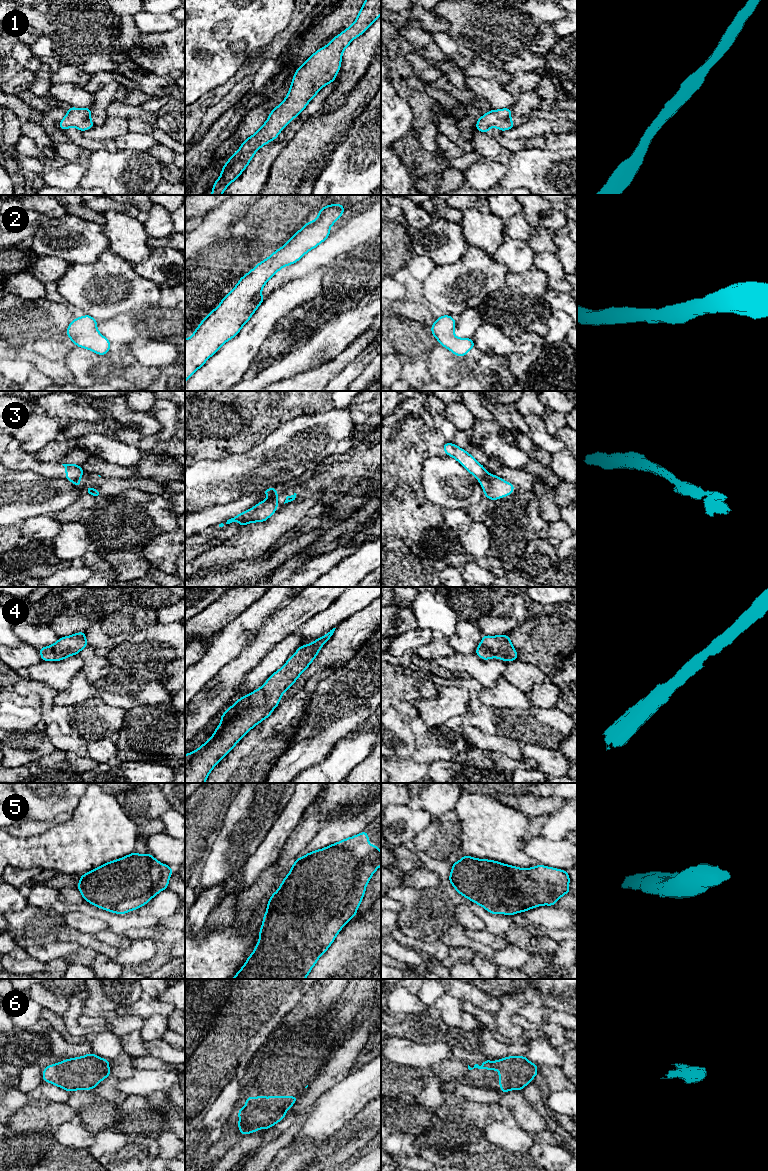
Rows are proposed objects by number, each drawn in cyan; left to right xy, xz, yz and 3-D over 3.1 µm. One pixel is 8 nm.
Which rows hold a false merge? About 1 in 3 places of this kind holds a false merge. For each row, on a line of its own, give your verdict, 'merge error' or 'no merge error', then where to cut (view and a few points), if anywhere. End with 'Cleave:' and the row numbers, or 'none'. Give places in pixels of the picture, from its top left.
1: no merge error; cut none
2: no merge error; cut none
3: merge error; cut yz (488, 473), (479, 480)
4: no merge error; cut none
5: no merge error; cut none
6: no merge error; cut none
Cleave: 3

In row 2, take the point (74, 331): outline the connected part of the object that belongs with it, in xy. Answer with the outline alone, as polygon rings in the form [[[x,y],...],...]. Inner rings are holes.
[[[90,315],[73,319],[66,330],[73,344],[99,355],[109,352],[110,341],[97,330],[97,321]]]

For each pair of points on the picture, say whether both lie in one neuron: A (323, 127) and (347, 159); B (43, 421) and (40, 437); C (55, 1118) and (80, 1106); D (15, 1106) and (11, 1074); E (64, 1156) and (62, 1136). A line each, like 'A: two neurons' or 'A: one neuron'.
A: two neurons
B: one neuron
C: two neurons
D: one neuron
E: two neurons

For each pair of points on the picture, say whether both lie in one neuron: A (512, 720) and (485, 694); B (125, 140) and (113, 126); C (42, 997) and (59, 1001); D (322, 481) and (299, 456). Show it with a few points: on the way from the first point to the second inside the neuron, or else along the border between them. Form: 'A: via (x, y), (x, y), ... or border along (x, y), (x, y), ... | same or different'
A: border along (497, 708), (499, 709) | different
B: border along (129, 131), (114, 140) | different
C: via (46, 998), (50, 1001), (55, 1001) | same
D: border along (307, 470), (286, 483) | different

